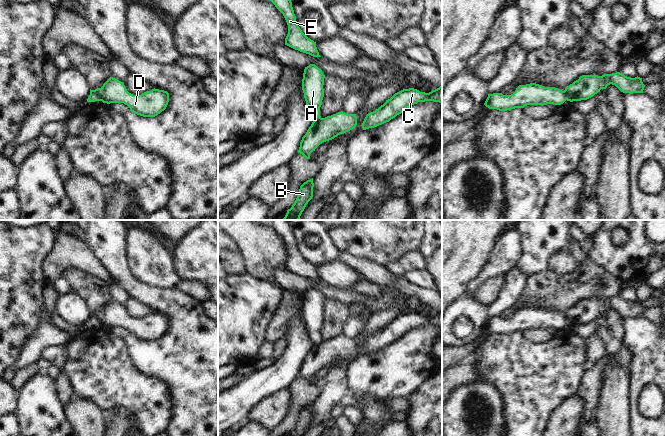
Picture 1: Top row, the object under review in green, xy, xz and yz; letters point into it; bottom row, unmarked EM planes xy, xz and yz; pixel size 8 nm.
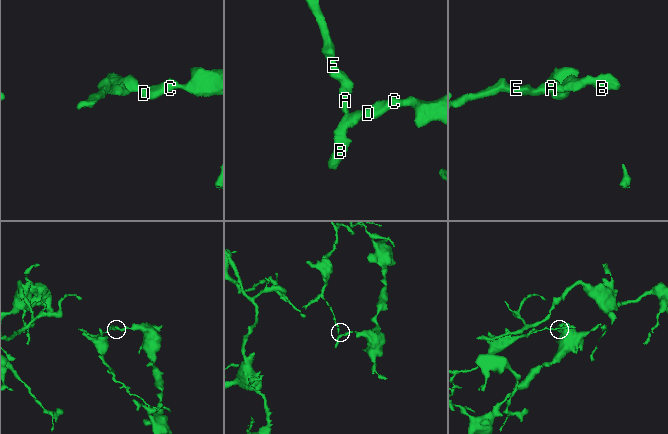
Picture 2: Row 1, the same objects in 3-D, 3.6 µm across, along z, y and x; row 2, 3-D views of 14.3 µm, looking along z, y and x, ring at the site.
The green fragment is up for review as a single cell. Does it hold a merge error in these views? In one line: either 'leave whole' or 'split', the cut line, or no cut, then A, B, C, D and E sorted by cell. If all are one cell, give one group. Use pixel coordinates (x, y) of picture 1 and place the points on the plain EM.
split | xy (90, 317), (93, 317), (98, 324) | A E / B C D

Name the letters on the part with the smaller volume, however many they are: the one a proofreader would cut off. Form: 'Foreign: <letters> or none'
Foreign: A, E

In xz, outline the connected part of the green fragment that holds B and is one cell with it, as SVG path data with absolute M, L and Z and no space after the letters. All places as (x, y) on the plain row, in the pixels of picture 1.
M313 402L304 406L299 413L298 420L290 433L287 436L303 436L308 426L313 421Z

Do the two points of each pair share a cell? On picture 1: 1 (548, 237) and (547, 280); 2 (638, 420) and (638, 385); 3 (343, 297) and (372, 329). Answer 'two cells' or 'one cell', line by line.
1: two cells
2: one cell
3: two cells

